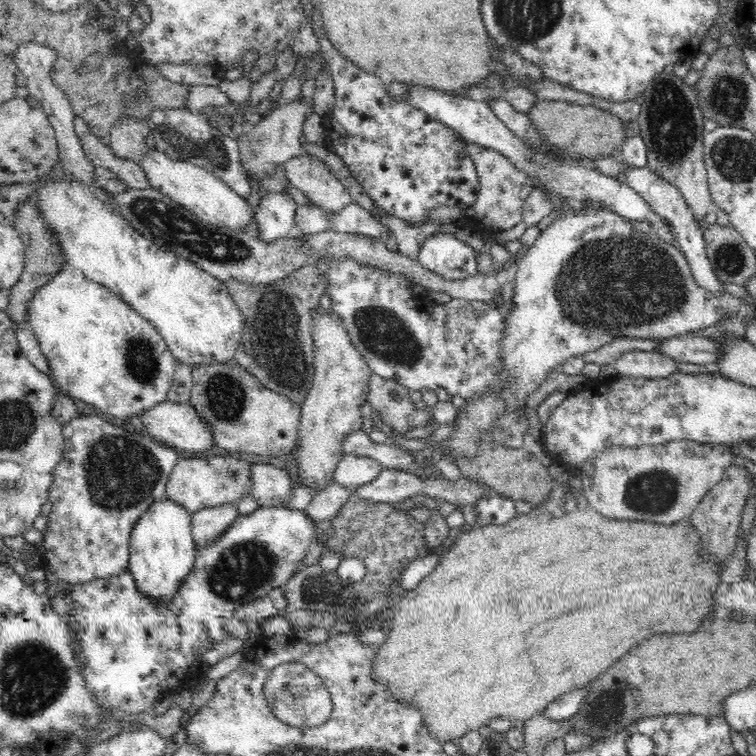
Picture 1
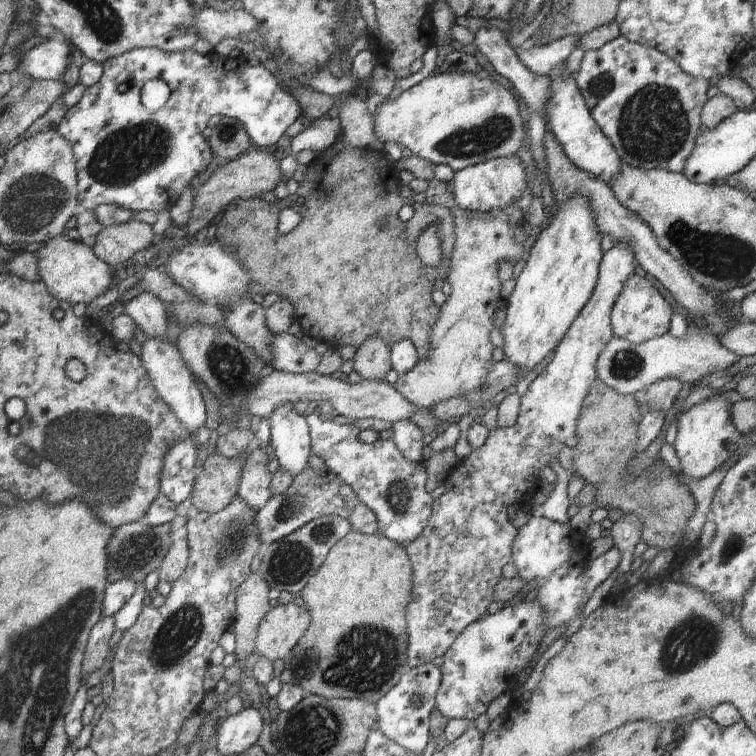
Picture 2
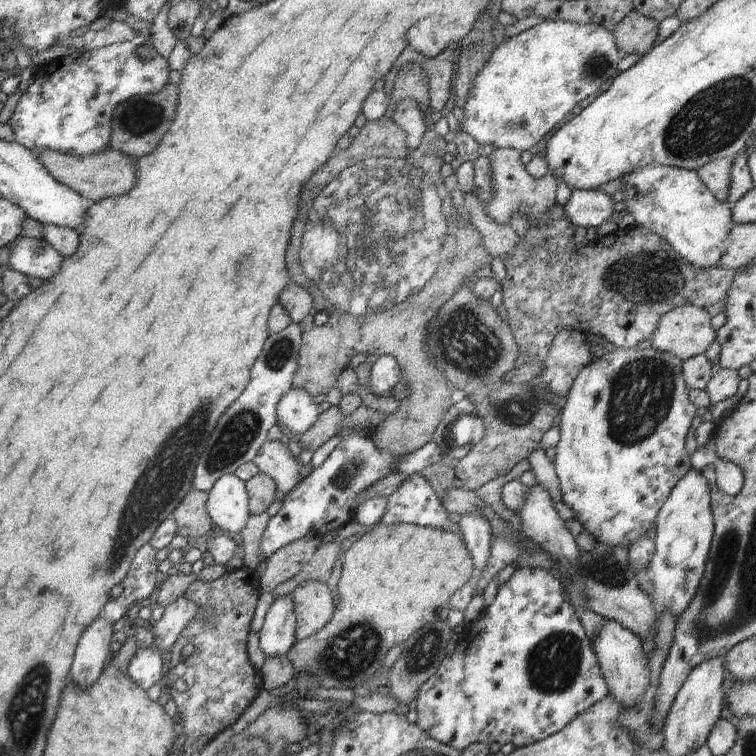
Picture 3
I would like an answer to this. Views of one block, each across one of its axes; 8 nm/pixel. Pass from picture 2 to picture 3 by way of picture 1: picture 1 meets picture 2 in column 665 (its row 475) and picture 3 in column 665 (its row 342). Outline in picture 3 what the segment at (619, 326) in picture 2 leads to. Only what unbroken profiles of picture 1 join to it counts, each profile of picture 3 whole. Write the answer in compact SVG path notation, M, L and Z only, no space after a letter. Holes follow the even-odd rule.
M685 304L660 318L651 347L685 361L705 353L715 338L712 317L706 309Z

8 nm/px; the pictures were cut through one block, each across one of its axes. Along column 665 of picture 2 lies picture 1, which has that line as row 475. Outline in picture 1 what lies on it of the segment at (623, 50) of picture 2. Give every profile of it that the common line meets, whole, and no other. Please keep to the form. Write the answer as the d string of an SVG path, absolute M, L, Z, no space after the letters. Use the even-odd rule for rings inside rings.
M78 416L74 420L68 421L62 427L64 439L64 456L62 462L56 466L56 474L54 476L54 484L50 488L50 502L52 503L52 511L48 516L48 527L43 532L43 540L37 547L37 554L42 563L46 564L46 571L50 572L51 577L62 580L68 584L84 584L84 582L92 582L96 578L110 578L110 576L120 576L122 572L129 570L130 558L130 540L132 532L137 526L138 520L144 516L144 512L150 508L153 503L159 502L166 497L166 484L172 474L172 470L176 467L180 453L174 448L168 447L150 436L140 436L140 434L130 434L122 428L118 428L106 420L102 420L100 416Z

